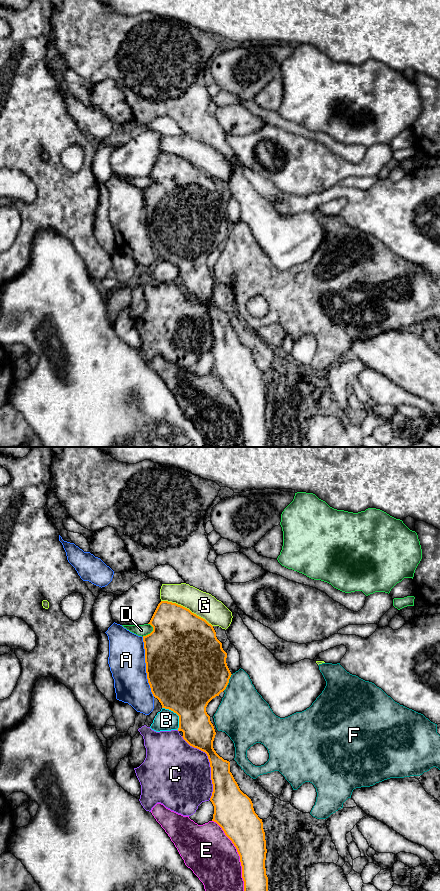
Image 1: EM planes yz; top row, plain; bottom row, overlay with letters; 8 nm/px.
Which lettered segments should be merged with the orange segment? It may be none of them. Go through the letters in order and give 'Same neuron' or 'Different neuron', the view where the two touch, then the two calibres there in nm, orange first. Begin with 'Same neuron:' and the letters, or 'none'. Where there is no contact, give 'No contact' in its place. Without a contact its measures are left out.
Same neuron: none
A: Different neuron. Touches orange in yz. Thickness 500 nm (orange) against 300 nm
B: Different neuron. Touches orange in yz. Thickness 480 nm (orange) against 180 nm
C: Different neuron. Touches orange in yz. Thickness 220 nm (orange) against 480 nm
D: Different neuron. Touches orange in yz. Thickness 500 nm (orange) against 100 nm
E: Different neuron. Touches orange in yz. Thickness 300 nm (orange) against 400 nm
F: Different neuron. Touches orange in yz. Thickness 460 nm (orange) against 360 nm
G: Different neuron. Touches orange in yz. Thickness 460 nm (orange) against 200 nm

